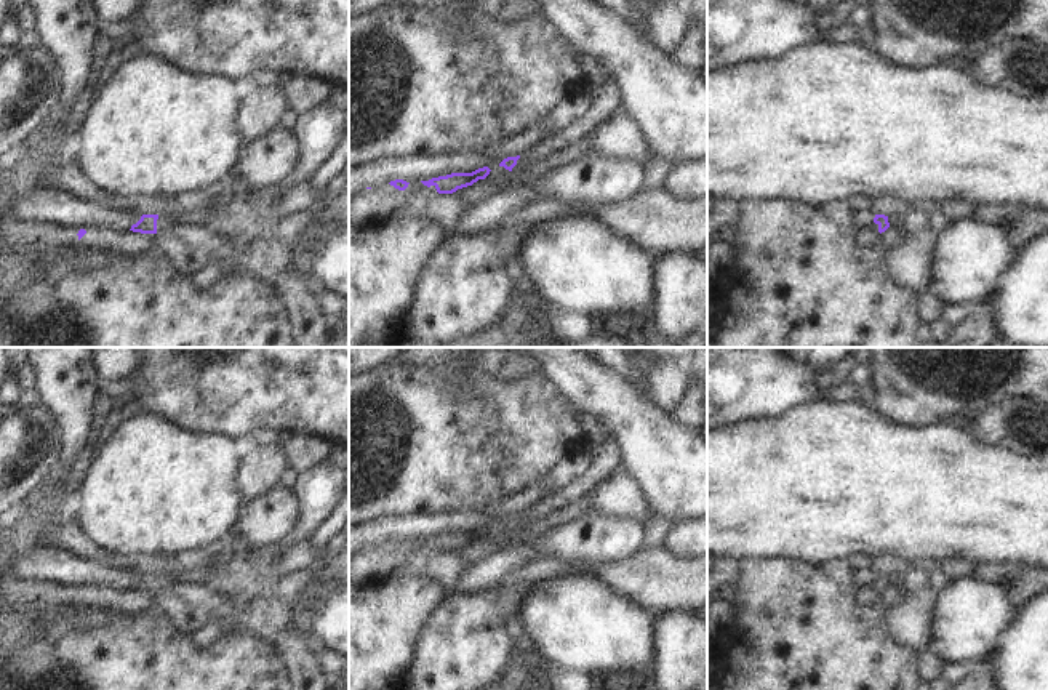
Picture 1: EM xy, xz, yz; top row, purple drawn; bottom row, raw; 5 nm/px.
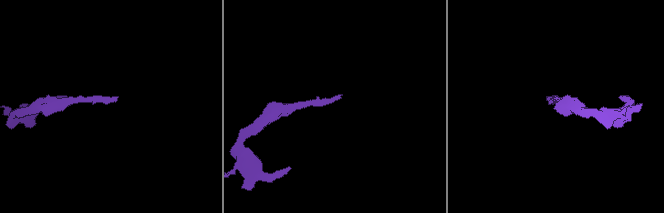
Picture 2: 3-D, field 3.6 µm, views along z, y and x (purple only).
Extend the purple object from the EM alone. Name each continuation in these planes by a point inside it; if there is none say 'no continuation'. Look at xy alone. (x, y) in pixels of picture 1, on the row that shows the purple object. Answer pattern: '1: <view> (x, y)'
1: xy (164, 221)

